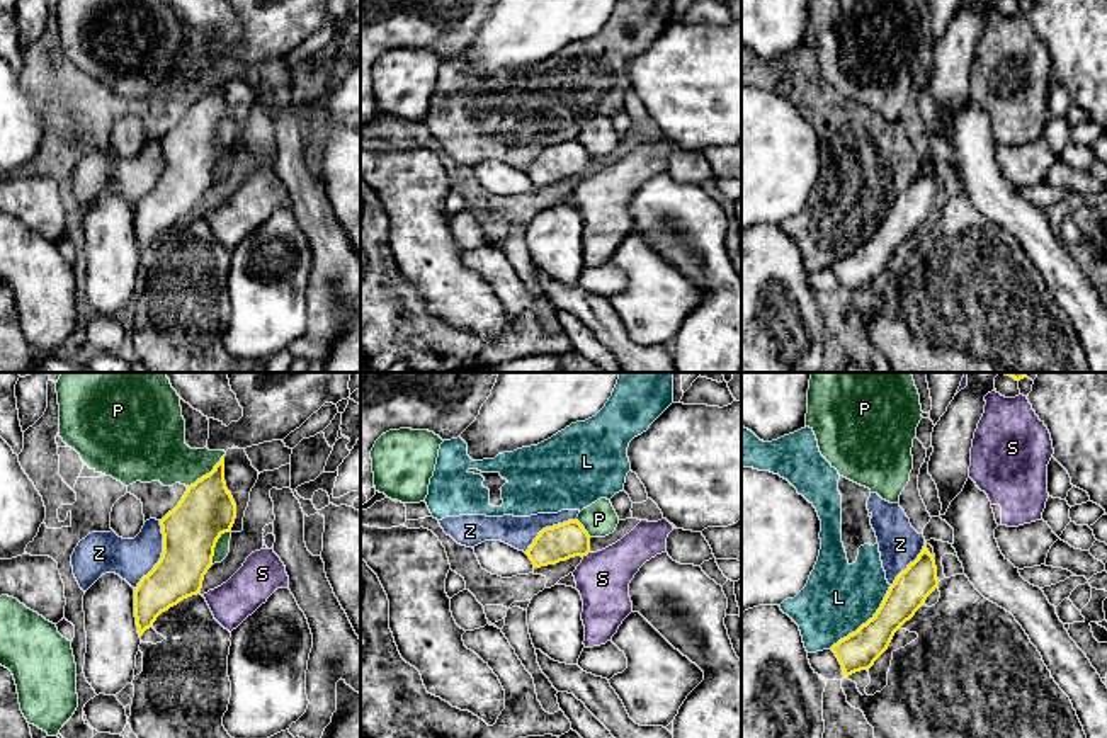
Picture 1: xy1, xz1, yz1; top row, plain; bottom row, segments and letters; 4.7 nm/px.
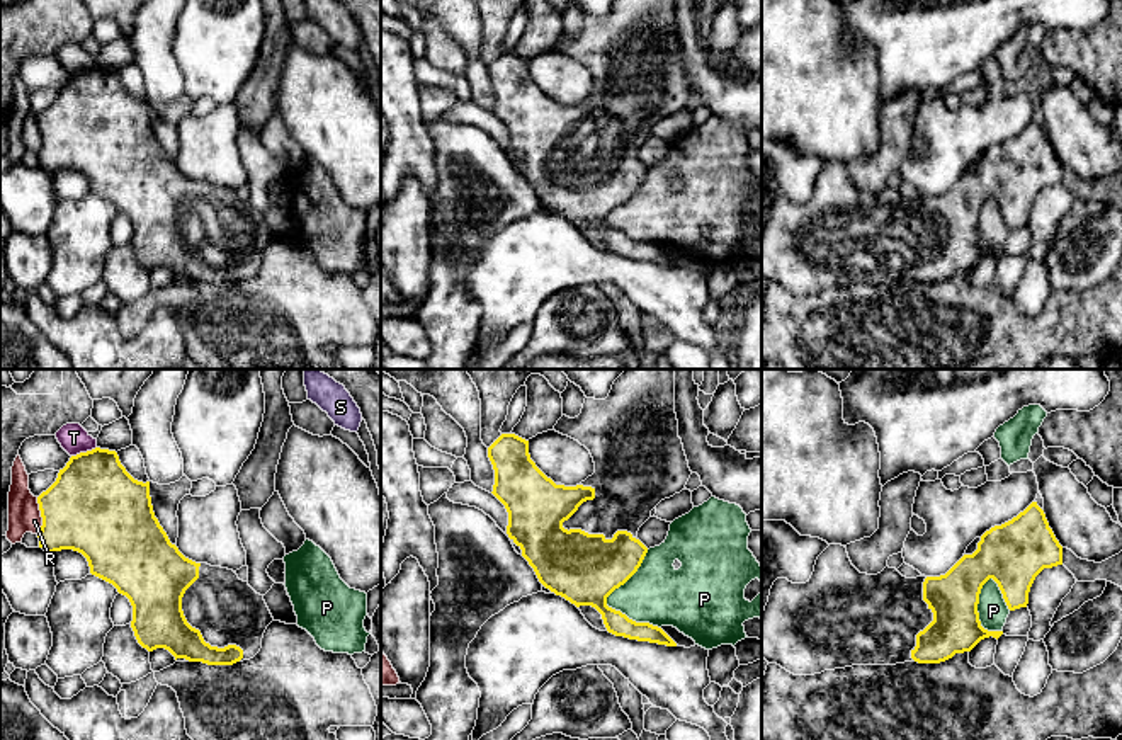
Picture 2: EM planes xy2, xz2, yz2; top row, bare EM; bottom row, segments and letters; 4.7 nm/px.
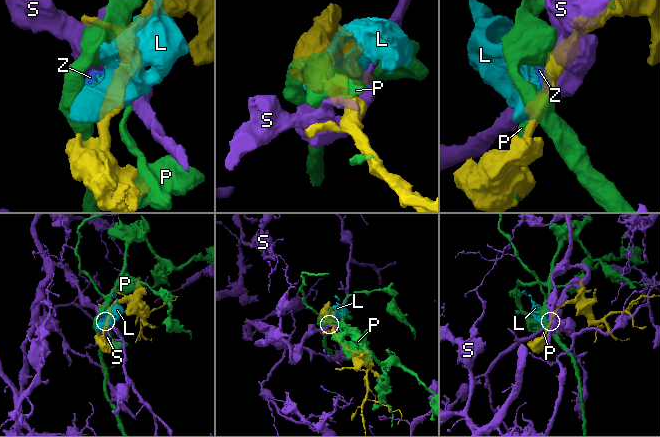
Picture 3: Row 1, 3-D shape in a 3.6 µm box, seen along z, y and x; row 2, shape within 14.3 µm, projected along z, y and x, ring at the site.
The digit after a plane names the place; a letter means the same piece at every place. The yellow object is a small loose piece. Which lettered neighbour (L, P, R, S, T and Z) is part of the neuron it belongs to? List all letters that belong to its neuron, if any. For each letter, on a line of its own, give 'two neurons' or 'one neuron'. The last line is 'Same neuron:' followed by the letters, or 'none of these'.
L: two neurons
P: two neurons
R: two neurons
S: two neurons
T: two neurons
Z: two neurons
Same neuron: none of these

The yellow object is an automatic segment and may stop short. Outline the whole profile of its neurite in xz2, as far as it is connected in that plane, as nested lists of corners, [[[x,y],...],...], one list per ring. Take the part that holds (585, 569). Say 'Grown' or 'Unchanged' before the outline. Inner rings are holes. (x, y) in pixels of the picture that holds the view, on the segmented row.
Grown. [[[626,369],[614,381],[605,400],[585,398],[581,413],[575,418],[563,415],[554,430],[578,441],[590,451],[595,473],[576,487],[554,483],[530,459],[529,441],[515,434],[502,434],[488,447],[488,458],[495,470],[491,493],[508,512],[508,538],[522,549],[522,556],[546,589],[576,607],[595,607],[602,614],[609,633],[629,640],[677,646],[661,628],[649,623],[636,623],[607,606],[607,597],[638,572],[648,553],[648,548],[638,539],[639,527],[651,517],[651,510],[661,500],[685,490],[692,475],[682,439],[678,437],[675,369]]]

